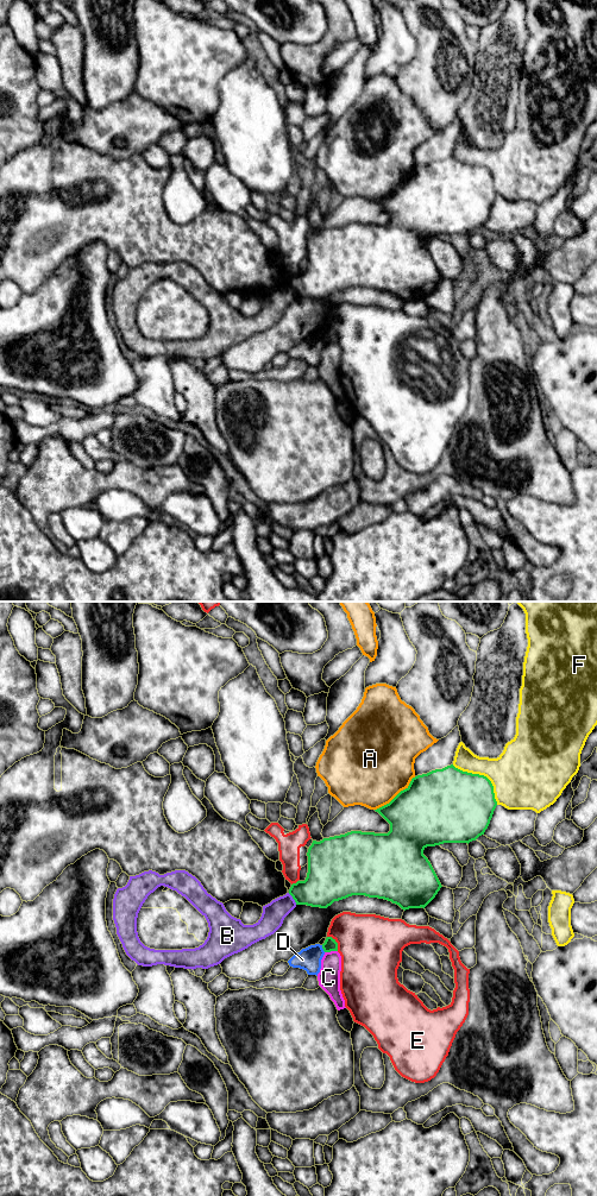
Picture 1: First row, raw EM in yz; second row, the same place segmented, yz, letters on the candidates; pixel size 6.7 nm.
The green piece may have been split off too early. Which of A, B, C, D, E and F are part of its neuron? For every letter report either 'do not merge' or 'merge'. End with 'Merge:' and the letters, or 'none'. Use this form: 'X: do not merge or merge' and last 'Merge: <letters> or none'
A: do not merge
B: do not merge
C: do not merge
D: do not merge
E: do not merge
F: do not merge
Merge: none

